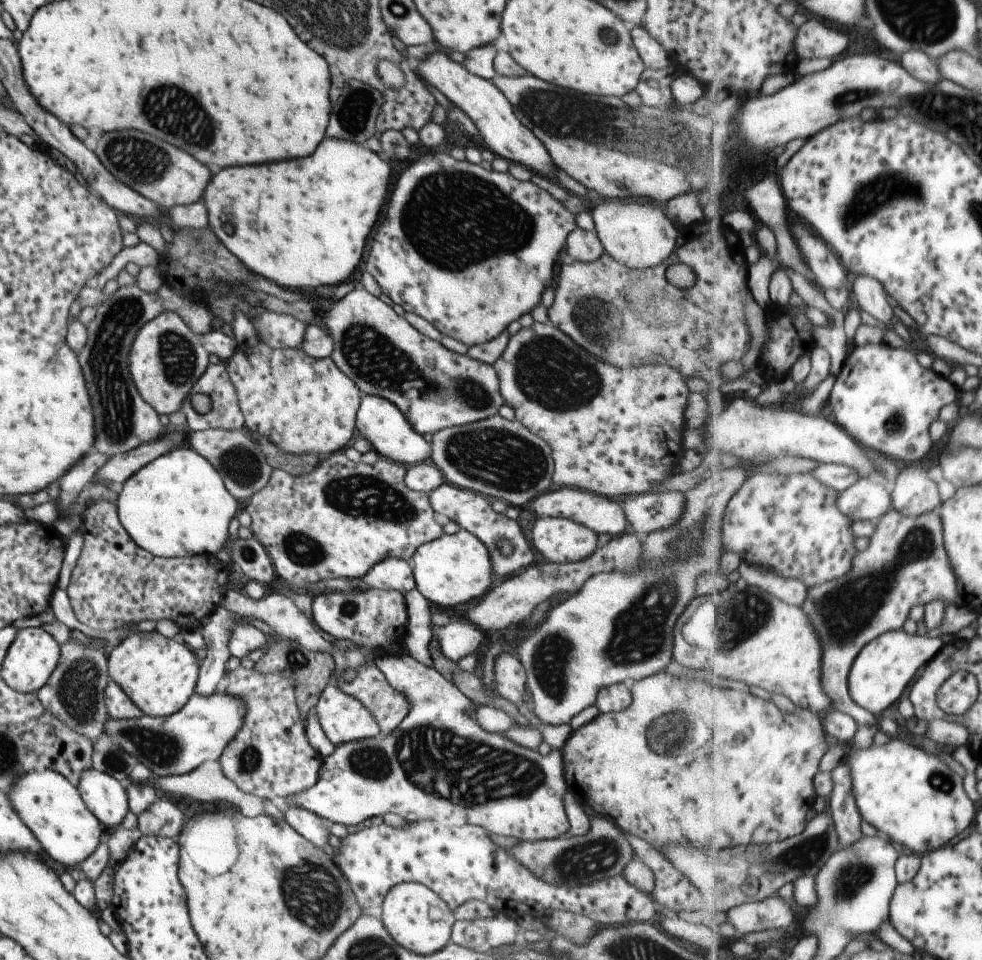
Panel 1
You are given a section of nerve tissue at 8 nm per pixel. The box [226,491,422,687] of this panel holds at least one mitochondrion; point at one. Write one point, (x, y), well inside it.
(303, 549)

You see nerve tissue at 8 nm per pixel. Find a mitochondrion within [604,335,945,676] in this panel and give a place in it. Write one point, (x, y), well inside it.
(848, 610)

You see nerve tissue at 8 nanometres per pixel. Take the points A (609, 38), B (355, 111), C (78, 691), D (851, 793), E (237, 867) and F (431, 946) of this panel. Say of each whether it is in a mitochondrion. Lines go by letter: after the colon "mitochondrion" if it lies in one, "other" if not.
A: mitochondrion
B: mitochondrion
C: mitochondrion
D: other
E: other
F: other

